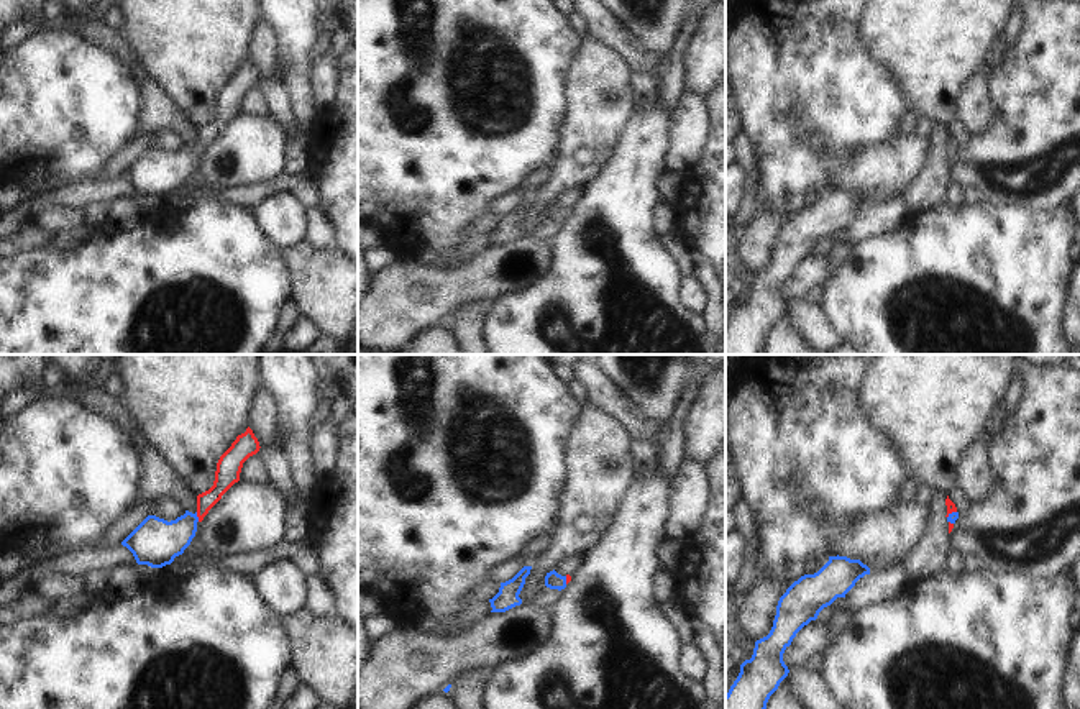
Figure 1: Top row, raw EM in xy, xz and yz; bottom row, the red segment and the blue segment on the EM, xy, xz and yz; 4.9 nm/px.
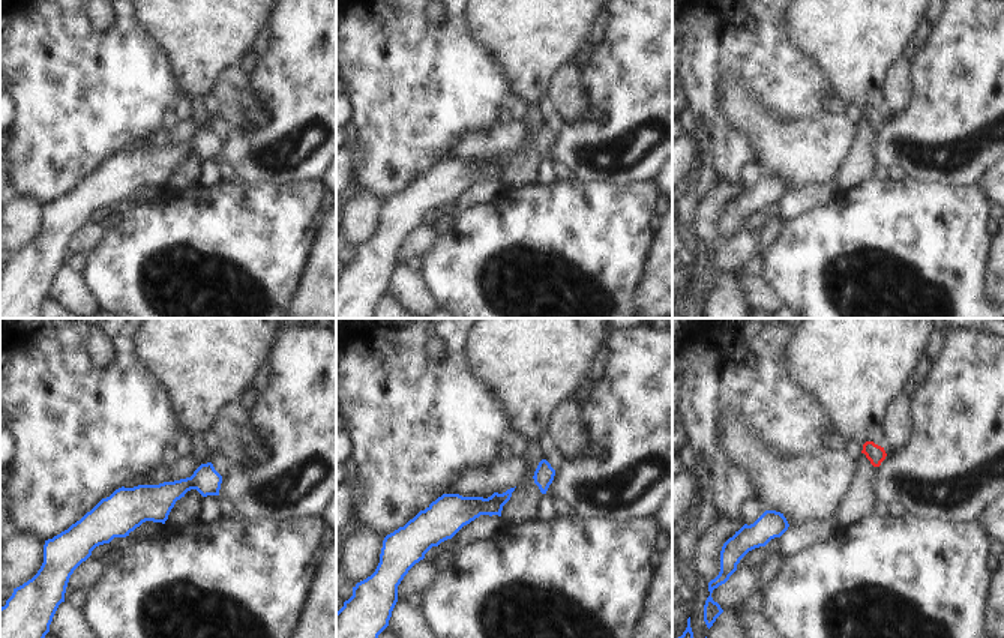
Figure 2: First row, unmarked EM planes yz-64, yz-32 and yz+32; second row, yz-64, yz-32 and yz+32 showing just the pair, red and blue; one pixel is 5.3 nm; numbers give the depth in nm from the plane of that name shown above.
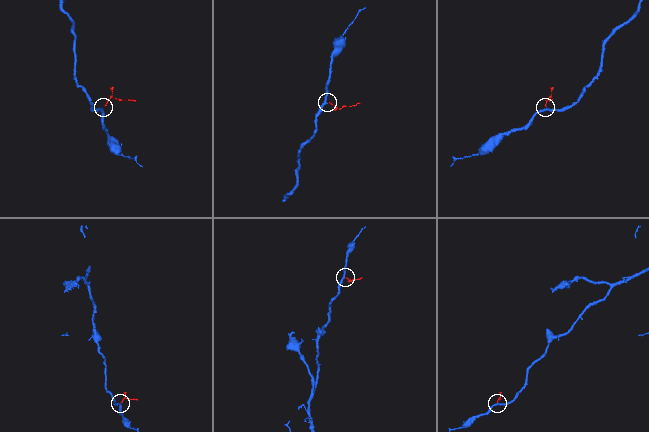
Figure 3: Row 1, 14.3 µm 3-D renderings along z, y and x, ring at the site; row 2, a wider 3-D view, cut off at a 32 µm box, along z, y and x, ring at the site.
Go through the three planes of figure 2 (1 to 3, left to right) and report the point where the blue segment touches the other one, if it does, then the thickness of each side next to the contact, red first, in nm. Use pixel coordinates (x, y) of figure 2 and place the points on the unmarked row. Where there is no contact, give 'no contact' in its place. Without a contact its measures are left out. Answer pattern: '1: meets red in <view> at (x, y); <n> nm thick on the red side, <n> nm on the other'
1: no contact
2: no contact
3: no contact

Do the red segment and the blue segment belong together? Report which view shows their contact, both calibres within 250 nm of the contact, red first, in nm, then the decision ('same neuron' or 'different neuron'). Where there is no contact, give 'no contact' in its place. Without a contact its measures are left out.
contact in xy; calibres 110 and 240 nm; same neuron

